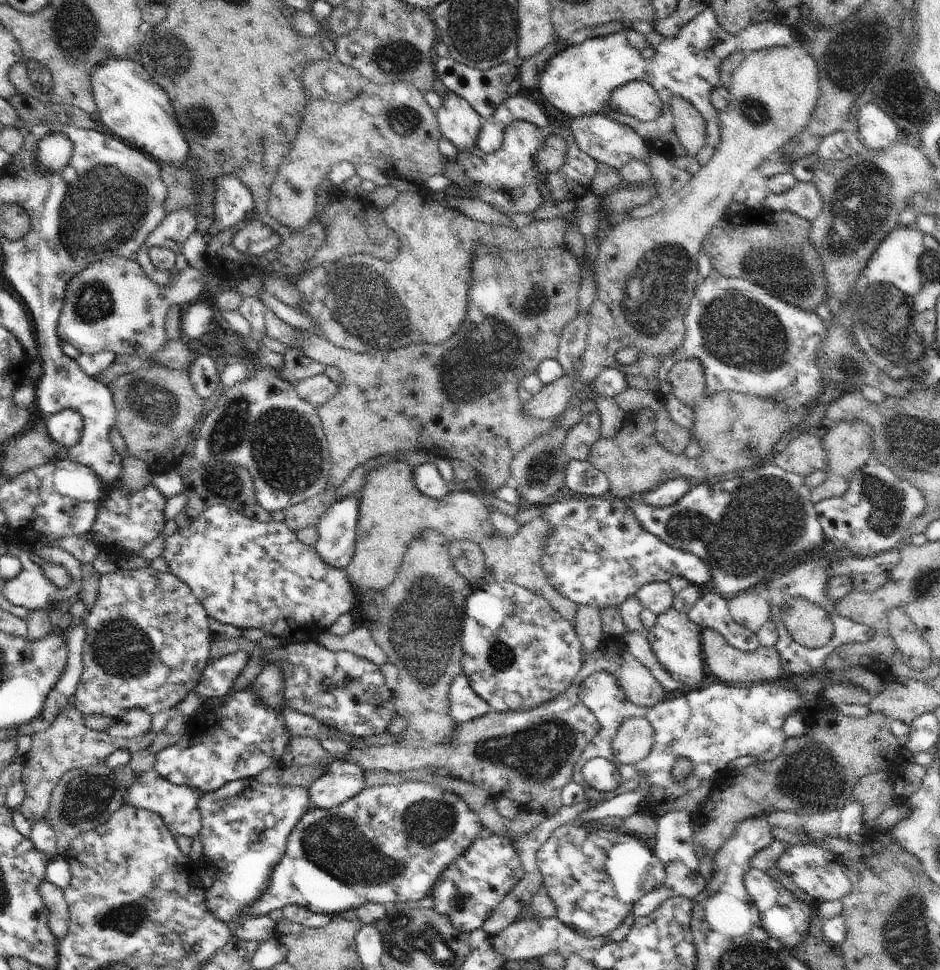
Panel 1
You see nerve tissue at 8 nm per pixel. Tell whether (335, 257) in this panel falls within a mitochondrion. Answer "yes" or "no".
yes

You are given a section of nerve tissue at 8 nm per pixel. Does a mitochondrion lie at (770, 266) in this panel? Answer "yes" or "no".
yes

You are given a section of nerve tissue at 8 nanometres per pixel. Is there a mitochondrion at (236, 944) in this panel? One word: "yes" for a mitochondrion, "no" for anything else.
no

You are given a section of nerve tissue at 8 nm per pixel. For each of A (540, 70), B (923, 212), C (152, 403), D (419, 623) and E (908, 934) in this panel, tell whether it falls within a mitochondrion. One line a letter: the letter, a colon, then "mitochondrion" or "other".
A: other
B: other
C: mitochondrion
D: mitochondrion
E: mitochondrion

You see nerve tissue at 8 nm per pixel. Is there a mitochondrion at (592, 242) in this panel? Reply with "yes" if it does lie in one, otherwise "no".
no

